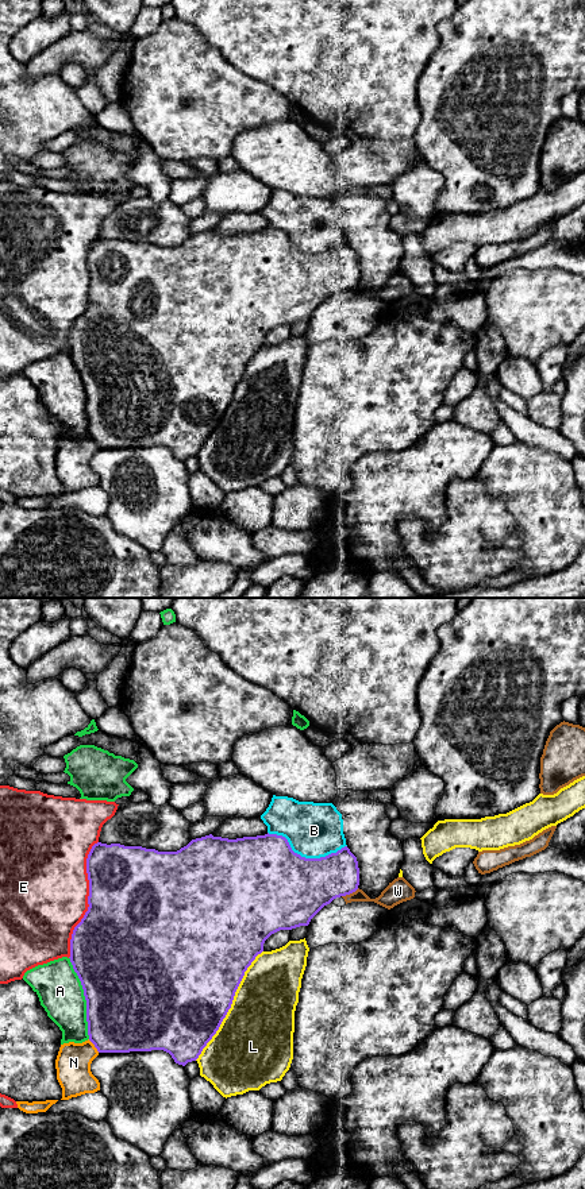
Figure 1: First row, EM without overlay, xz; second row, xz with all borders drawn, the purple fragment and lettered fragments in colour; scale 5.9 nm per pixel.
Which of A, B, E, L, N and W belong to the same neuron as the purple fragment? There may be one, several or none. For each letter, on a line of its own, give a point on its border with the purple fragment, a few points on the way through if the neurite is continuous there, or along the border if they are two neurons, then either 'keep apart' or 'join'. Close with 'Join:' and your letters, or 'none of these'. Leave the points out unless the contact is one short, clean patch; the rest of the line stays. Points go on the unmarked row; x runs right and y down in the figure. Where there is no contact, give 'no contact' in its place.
A: contact xz (85, 393); keep apart
B: contact xz (304, 253); keep apart
E: contact xz (88, 294); keep apart
L: contact xz (230, 401); keep apart
N: contact xz (95, 441); keep apart
W: contact xz (350, 288); keep apart
Join: none of these

